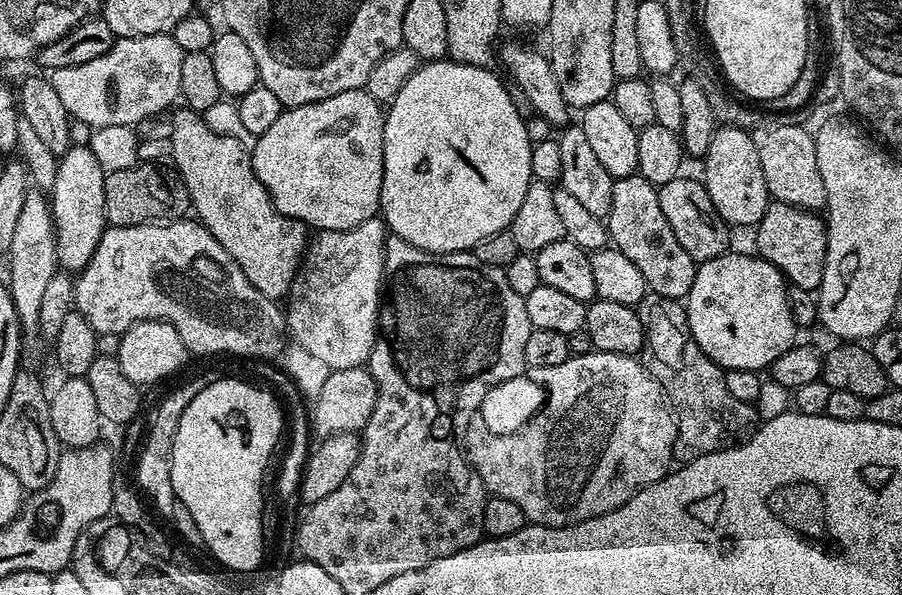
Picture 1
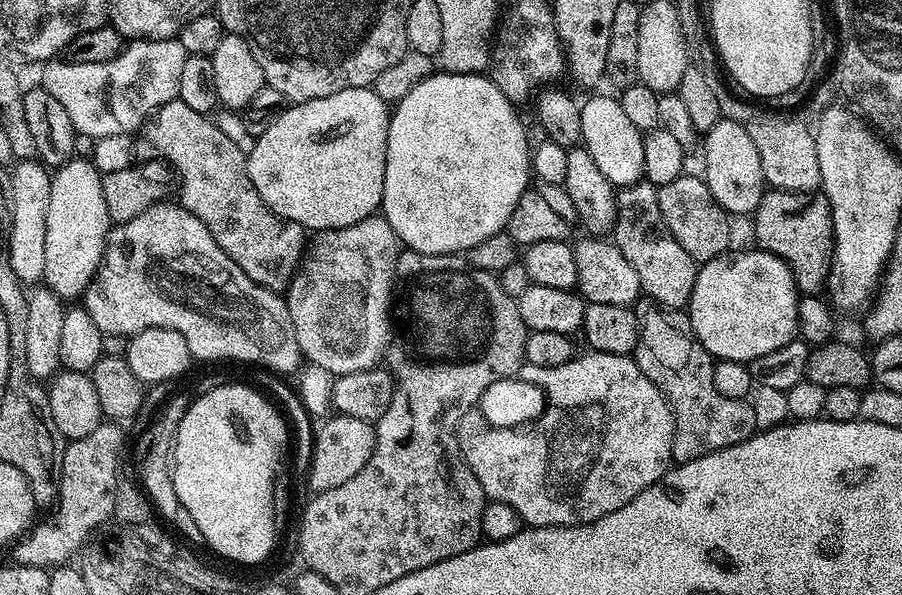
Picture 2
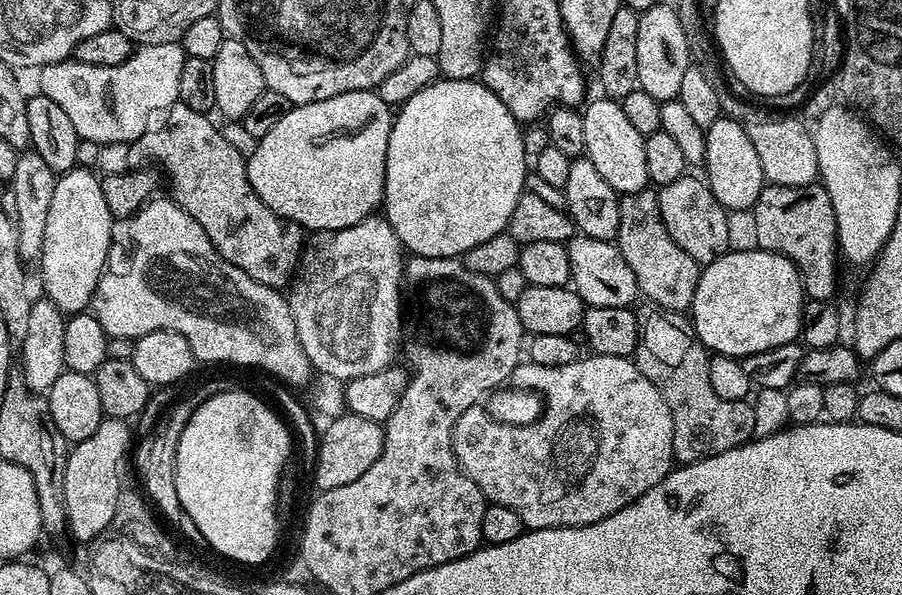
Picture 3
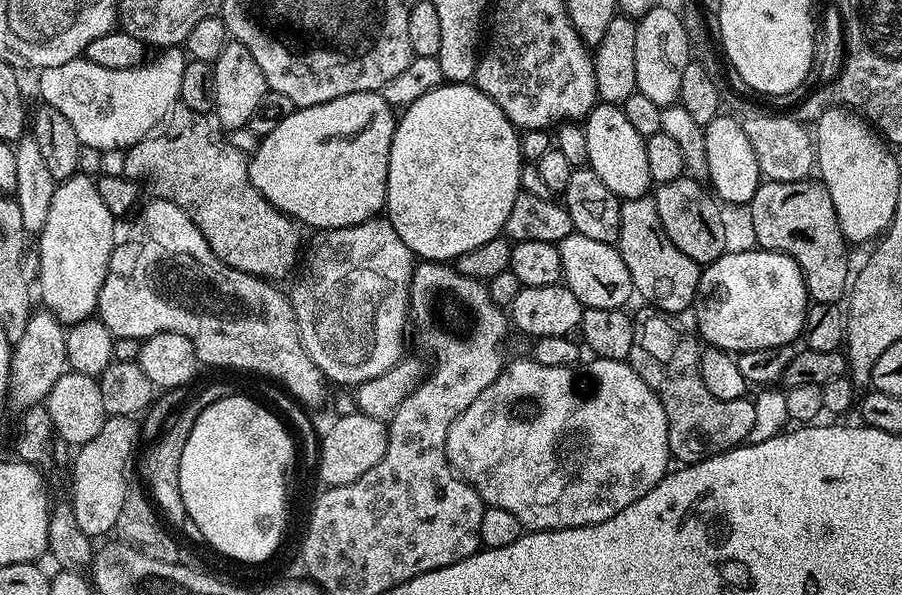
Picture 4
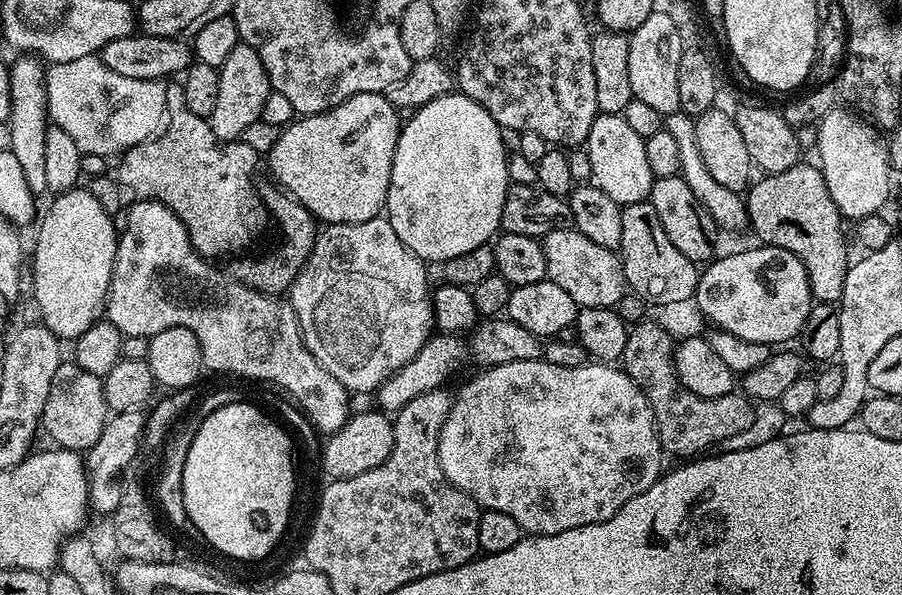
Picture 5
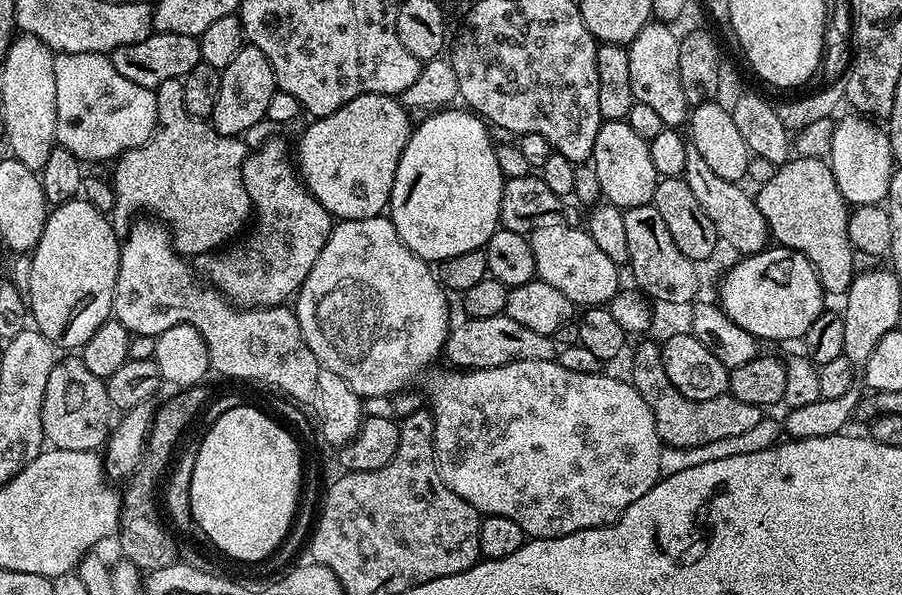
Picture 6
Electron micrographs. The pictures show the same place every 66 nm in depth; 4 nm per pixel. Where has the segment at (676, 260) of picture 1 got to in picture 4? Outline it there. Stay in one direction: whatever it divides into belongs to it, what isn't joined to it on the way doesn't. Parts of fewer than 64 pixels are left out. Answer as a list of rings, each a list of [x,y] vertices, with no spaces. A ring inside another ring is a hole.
[[[651,195],[639,196],[623,201],[620,205],[620,233],[615,243],[630,270],[632,286],[637,297],[649,300],[653,309],[665,314],[677,314],[693,307],[701,265],[695,264],[666,234],[662,218],[658,218],[658,206]]]

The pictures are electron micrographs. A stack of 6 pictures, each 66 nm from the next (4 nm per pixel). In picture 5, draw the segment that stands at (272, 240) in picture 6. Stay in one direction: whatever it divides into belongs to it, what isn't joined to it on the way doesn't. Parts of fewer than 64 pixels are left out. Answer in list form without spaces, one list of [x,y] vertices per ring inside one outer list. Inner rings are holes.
[[[271,186],[272,188],[263,188],[261,187],[259,189],[258,195],[261,200],[264,201],[264,207],[268,209],[271,219],[274,221],[274,224],[277,224],[278,227],[280,227],[280,245],[277,246],[276,249],[273,250],[273,252],[268,252],[265,254],[265,256],[252,256],[249,255],[247,258],[249,260],[244,260],[241,262],[240,265],[237,266],[236,272],[234,271],[235,279],[239,280],[243,284],[247,284],[251,288],[255,288],[256,290],[260,292],[265,293],[271,293],[271,294],[280,294],[283,293],[285,290],[291,289],[292,281],[295,280],[296,275],[300,273],[300,267],[302,267],[305,262],[308,261],[308,255],[312,253],[312,243],[316,240],[316,233],[318,231],[318,221],[315,216],[312,215],[312,211],[310,211],[306,206],[302,206],[298,201],[292,199],[291,196],[285,194],[279,187]]]

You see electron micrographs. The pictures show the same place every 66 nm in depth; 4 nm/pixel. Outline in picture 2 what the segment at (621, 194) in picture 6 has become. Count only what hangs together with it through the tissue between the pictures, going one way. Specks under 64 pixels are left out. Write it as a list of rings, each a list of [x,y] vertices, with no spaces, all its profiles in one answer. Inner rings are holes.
[[[592,96],[580,104],[582,114],[583,148],[594,158],[598,170],[606,174],[608,181],[617,189],[638,183],[644,176],[643,163],[645,151],[643,140],[645,133],[629,121],[629,116],[622,110],[619,99],[613,96]]]

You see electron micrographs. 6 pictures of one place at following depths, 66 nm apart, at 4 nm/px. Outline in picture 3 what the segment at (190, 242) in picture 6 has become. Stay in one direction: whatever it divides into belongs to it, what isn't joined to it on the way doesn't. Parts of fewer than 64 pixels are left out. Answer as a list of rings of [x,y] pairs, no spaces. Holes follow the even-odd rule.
[[[172,104],[159,123],[149,127],[139,140],[132,141],[127,149],[132,163],[129,165],[139,165],[144,152],[157,160],[167,183],[168,180],[172,183],[171,199],[206,230],[206,238],[210,238],[216,253],[244,270],[250,278],[268,287],[283,289],[297,271],[305,233],[300,225],[273,214],[262,198],[252,192],[246,159],[208,119],[205,113],[190,110],[190,106]]]

